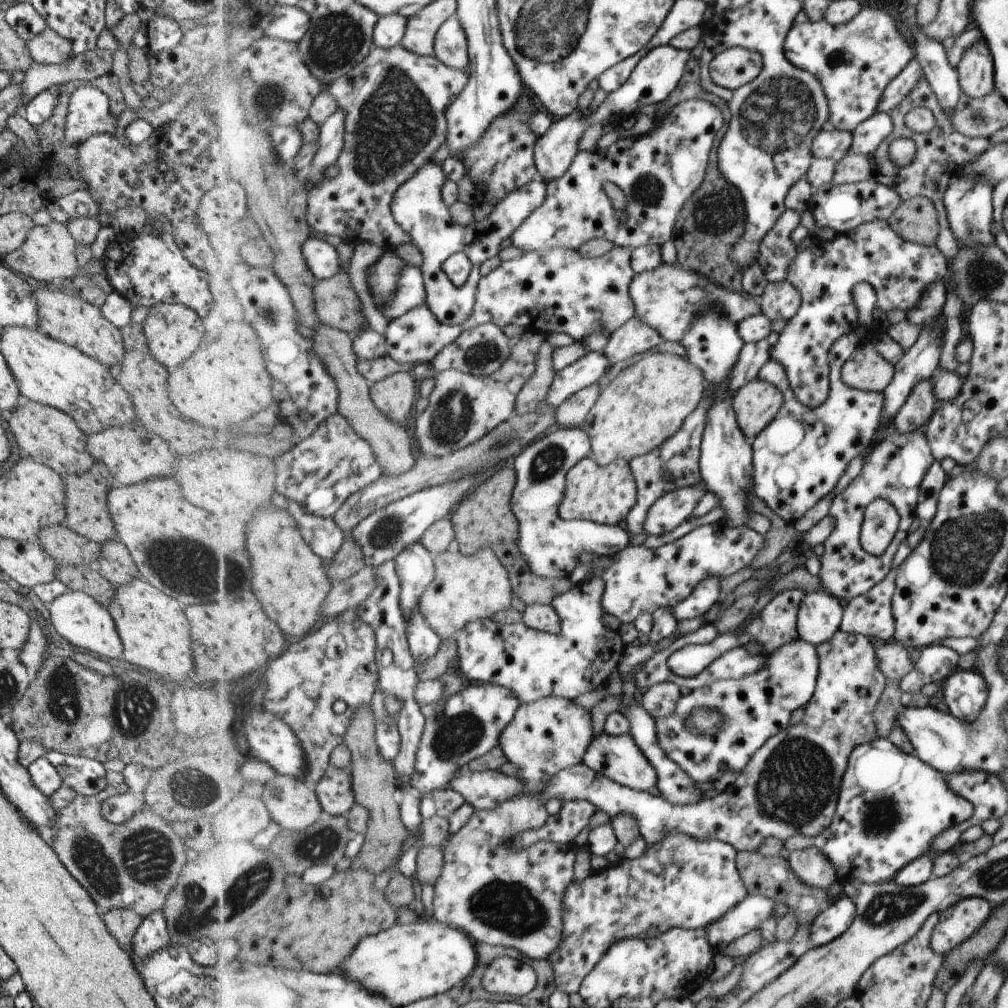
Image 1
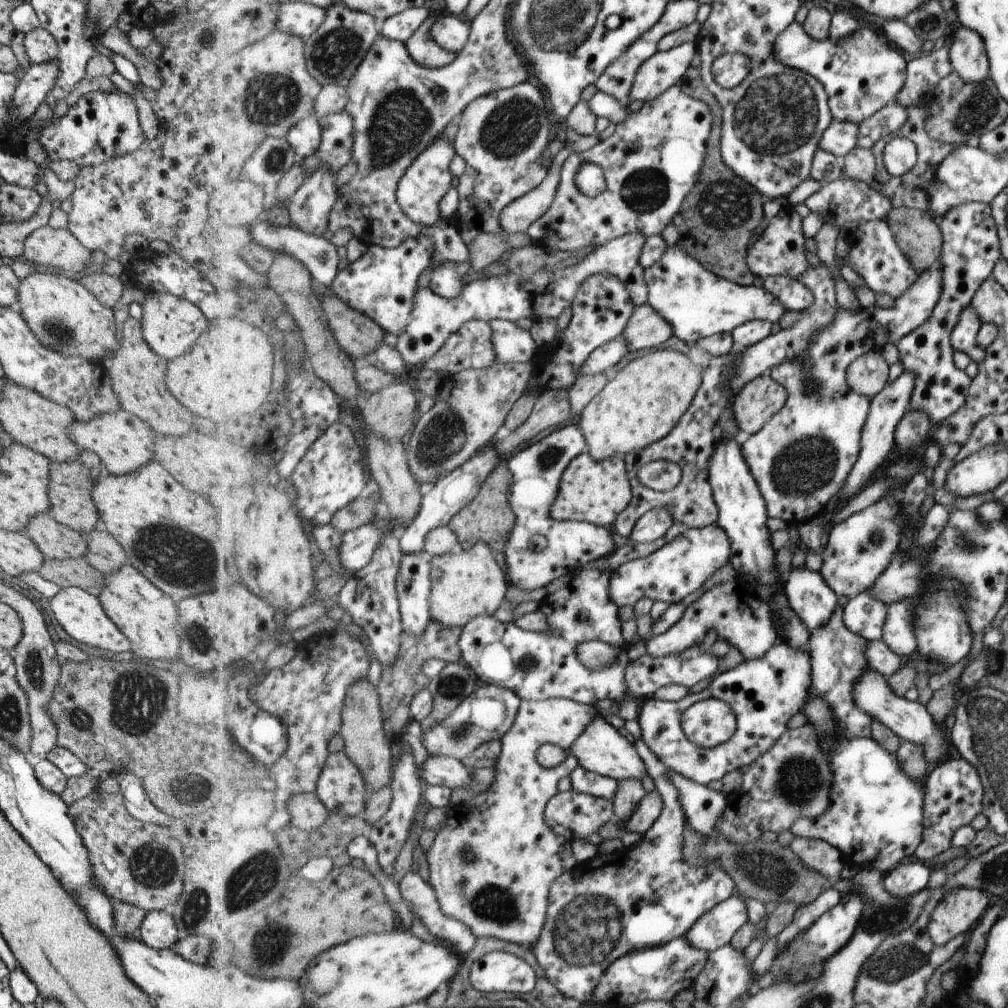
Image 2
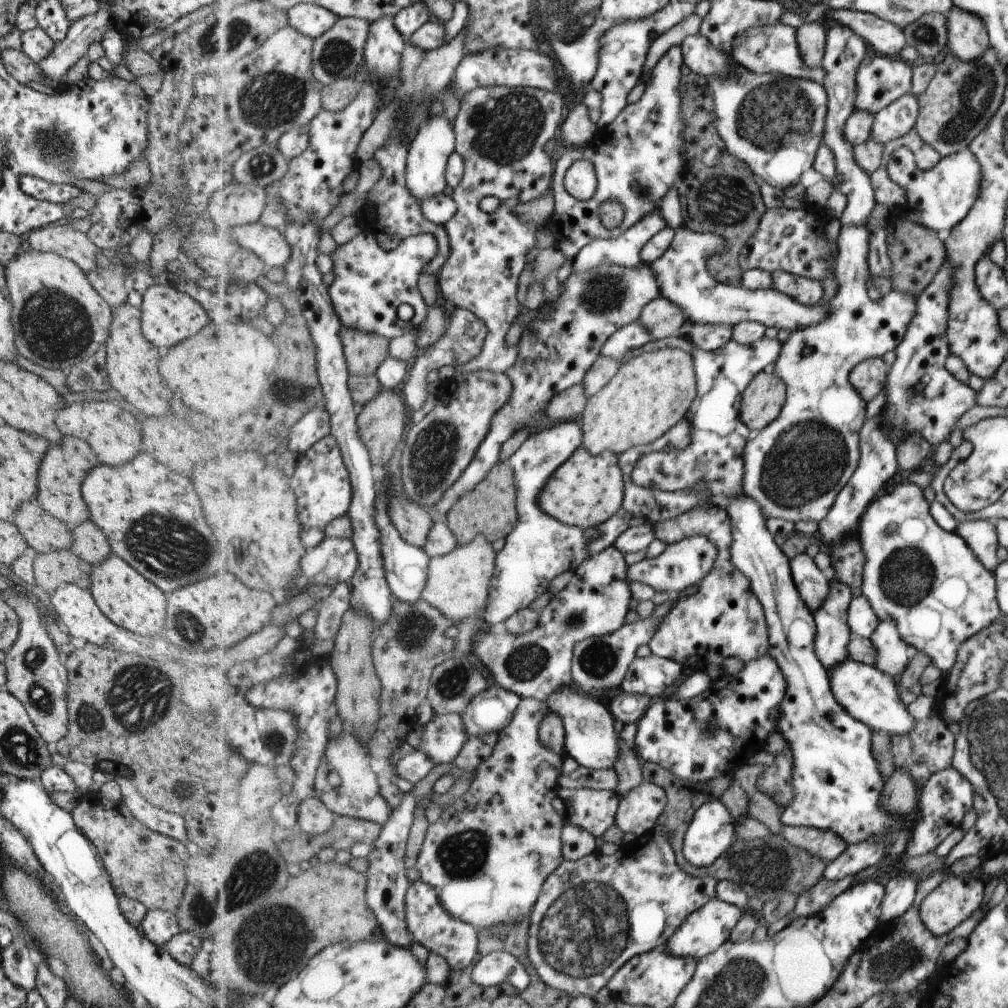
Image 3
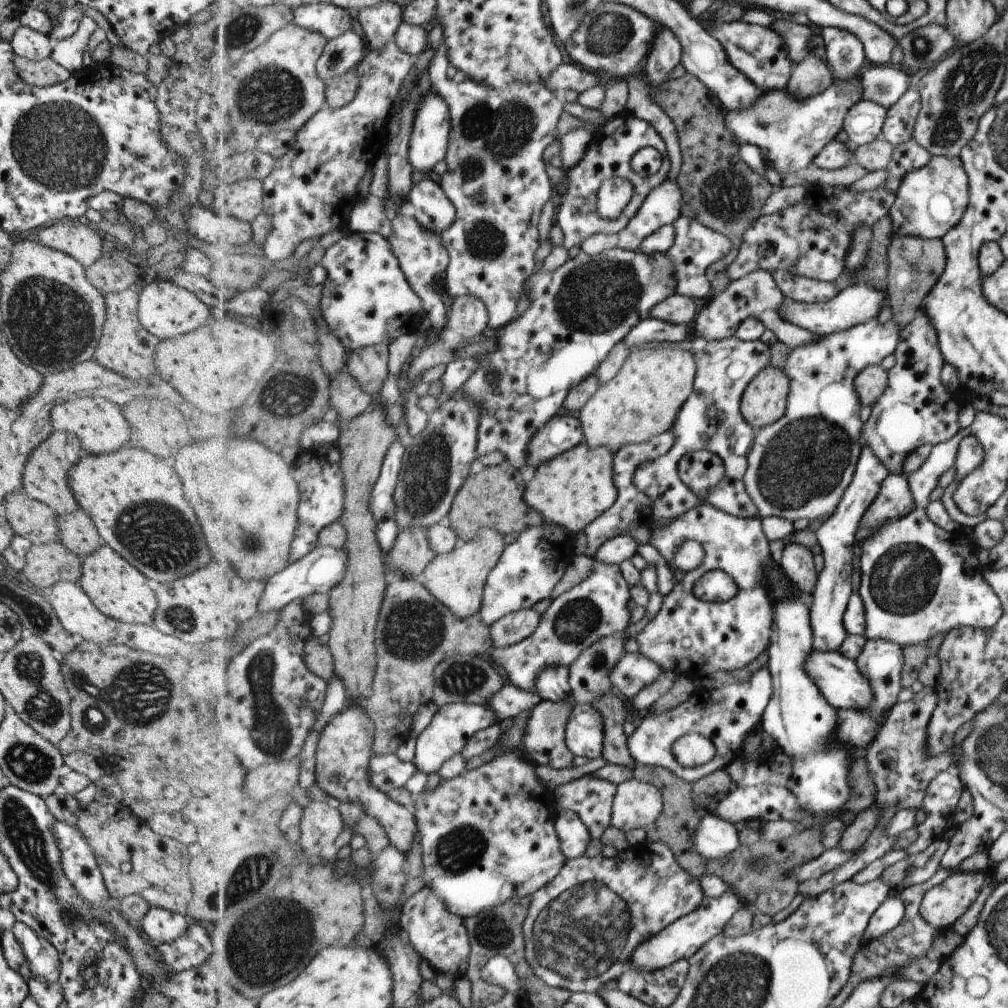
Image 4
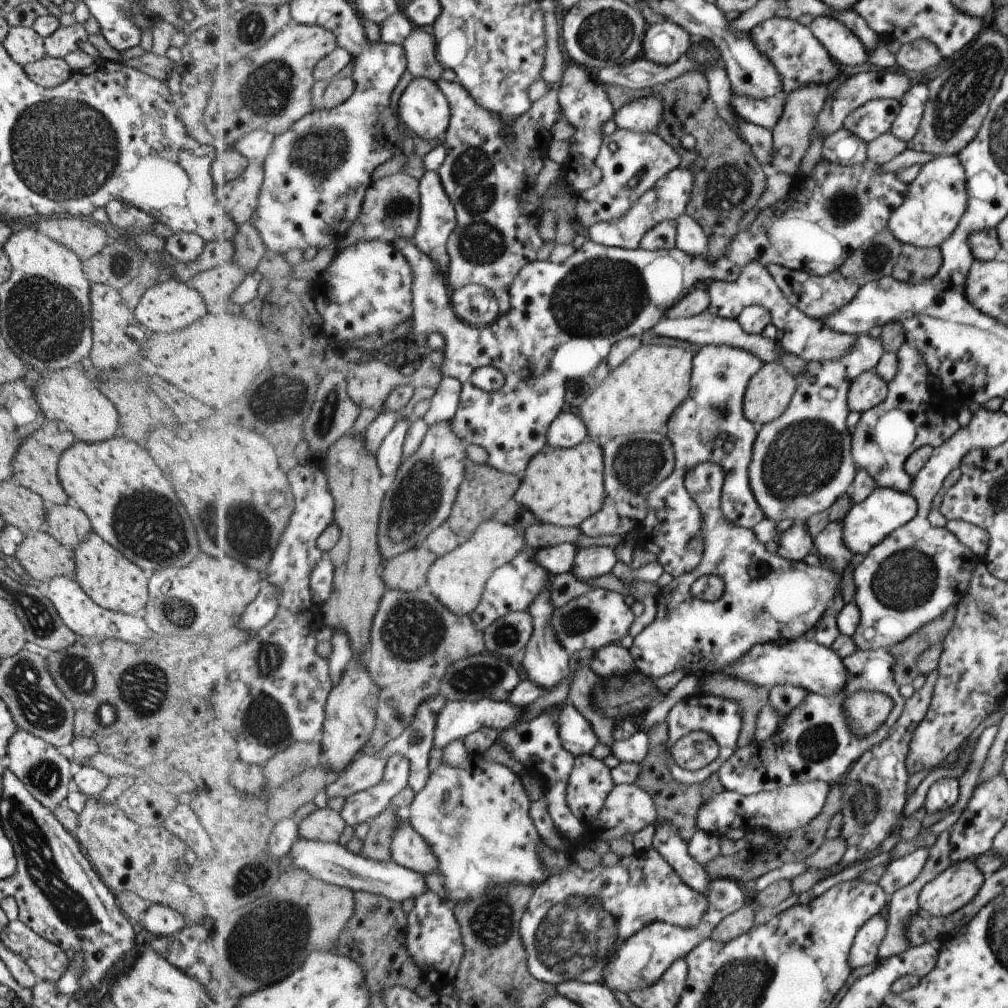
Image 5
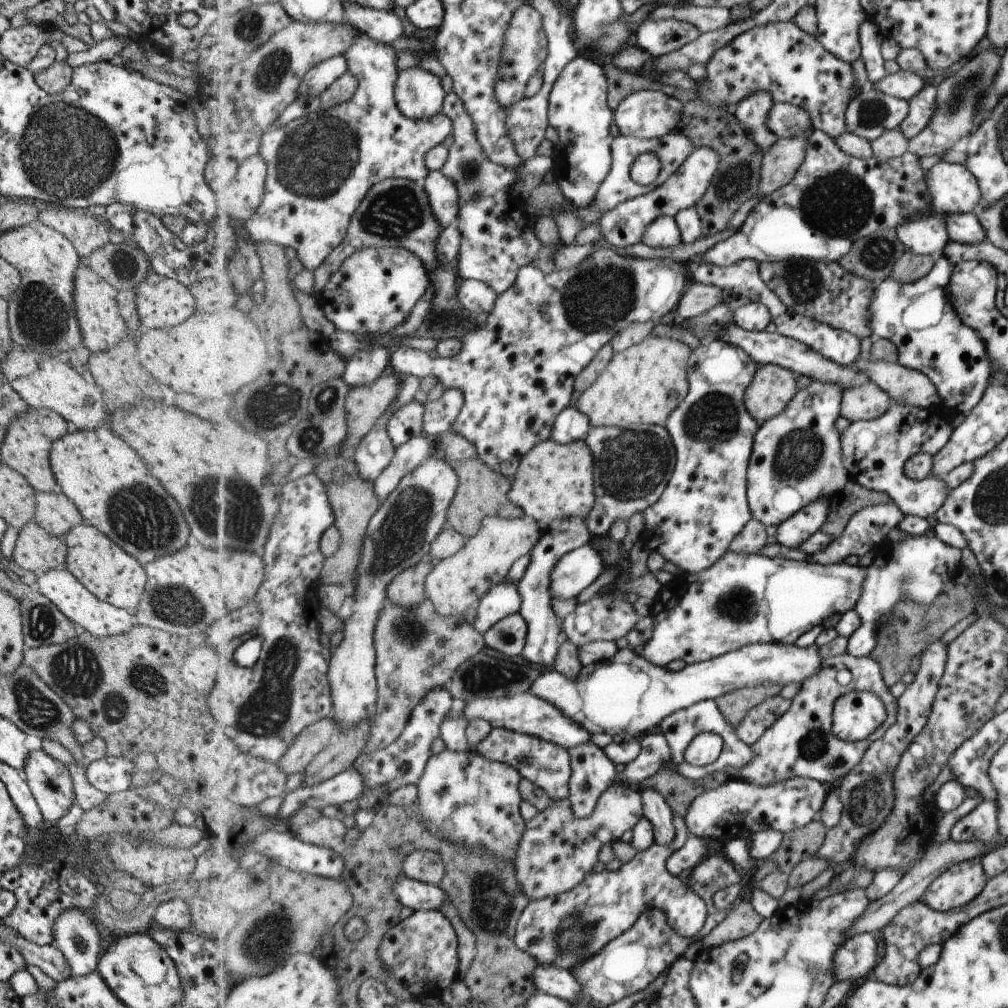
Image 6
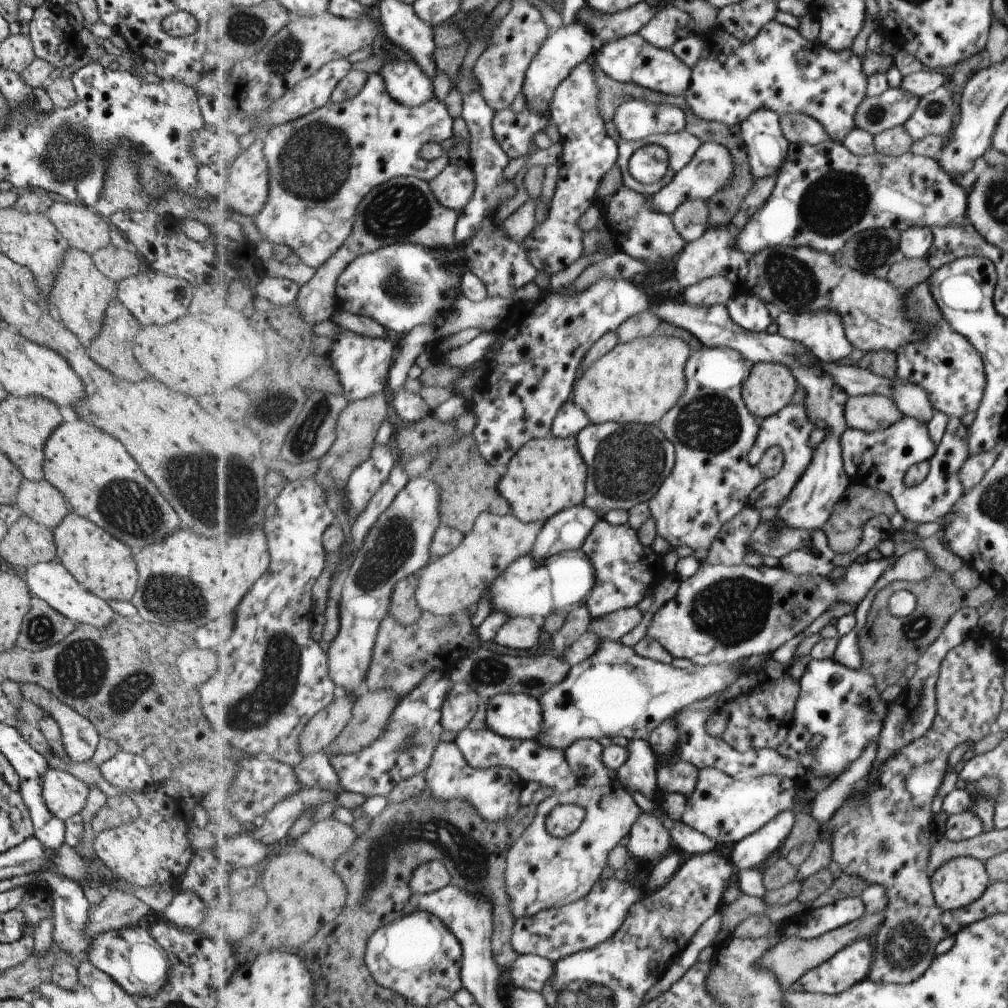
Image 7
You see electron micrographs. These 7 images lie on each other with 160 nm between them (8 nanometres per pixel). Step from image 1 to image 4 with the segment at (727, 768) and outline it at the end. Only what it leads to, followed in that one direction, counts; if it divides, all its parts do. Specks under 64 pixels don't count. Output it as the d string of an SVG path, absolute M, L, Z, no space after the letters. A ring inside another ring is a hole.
M767 665L753 673L751 680L747 682L735 682L721 688L695 688L690 697L673 710L644 718L629 737L629 752L637 763L667 768L682 781L699 783L713 772L725 769L744 756L743 742L757 728L757 724L762 724L773 692L773 676ZM699 733L715 744L717 754L703 766L685 768L673 753L674 744L687 734Z

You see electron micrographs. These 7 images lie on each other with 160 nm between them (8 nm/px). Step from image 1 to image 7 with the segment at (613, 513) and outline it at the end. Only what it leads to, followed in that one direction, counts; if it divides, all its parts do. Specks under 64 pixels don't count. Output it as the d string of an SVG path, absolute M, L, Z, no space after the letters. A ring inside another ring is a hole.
M551 434L530 440L504 468L498 484L500 493L512 505L512 512L526 523L547 522L562 510L584 504L588 485L588 464L578 447L577 437L557 438Z

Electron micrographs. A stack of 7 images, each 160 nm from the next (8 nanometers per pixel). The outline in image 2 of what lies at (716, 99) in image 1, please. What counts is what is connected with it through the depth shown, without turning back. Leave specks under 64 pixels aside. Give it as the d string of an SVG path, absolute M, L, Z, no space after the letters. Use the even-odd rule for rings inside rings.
M690 68L679 85L688 96L705 102L711 108L715 120L713 120L713 130L707 144L705 168L693 192L689 194L680 212L674 218L673 224L675 228L679 228L683 249L691 257L695 257L705 269L742 286L758 285L760 279L749 269L747 257L748 248L754 236L753 232L765 220L766 199L759 194L757 188L753 188L749 182L739 178L725 164L721 154L723 108L707 89L699 68Z

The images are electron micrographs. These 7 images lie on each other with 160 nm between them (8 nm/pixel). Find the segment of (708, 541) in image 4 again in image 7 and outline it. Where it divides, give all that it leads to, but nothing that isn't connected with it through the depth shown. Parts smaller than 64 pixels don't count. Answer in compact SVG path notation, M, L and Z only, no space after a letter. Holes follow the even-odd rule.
M891 557L863 564L852 564L846 568L844 577L831 581L822 576L797 576L783 567L758 567L740 565L699 565L698 571L688 579L681 580L675 597L667 601L652 616L647 634L660 642L677 659L689 659L695 665L707 666L721 663L735 663L754 655L769 657L786 642L795 638L805 628L813 624L835 603L843 601L859 606L868 592L879 582L888 567L893 567Z

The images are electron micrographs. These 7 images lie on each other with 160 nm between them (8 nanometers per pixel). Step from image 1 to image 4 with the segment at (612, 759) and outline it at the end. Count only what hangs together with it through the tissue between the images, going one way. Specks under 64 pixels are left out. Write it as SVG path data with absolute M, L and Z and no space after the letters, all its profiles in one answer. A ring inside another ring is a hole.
M549 666L543 668L537 676L537 693L542 700L549 702L571 702L573 688L571 688L570 670L565 666ZM579 702L566 727L567 747L575 757L604 758L605 720L592 703Z

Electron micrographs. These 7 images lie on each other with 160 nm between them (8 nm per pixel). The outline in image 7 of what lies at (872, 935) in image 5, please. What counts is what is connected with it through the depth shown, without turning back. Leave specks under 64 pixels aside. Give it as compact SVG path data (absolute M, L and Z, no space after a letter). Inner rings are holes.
M856 940L837 954L834 954L827 962L821 963L813 970L806 972L797 982L792 984L792 988L795 991L825 993L828 995L842 993L849 990L853 985L869 978L872 962L874 961L873 956L875 956L875 950L873 950L869 940Z

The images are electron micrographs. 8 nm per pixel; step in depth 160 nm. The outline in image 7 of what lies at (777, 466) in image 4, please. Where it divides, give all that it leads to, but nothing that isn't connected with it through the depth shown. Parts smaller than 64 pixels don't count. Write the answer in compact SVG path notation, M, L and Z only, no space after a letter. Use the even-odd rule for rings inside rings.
M789 404L787 407L780 410L777 414L768 416L760 424L760 431L758 432L756 443L753 445L752 451L749 453L749 462L759 464L759 460L763 458L763 454L771 448L771 446L779 446L784 455L783 466L779 472L768 479L765 479L756 491L751 496L751 506L759 510L768 506L774 506L778 510L784 503L785 499L792 494L793 488L800 482L801 477L808 470L809 464L812 463L815 446L810 444L810 436L816 426L810 421L805 404L795 406Z

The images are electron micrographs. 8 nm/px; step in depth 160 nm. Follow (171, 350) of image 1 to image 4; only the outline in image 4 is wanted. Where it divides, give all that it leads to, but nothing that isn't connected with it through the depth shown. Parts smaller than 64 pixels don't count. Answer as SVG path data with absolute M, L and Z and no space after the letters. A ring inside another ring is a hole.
M164 279L154 280L138 291L137 317L143 330L154 338L175 338L197 330L209 318L208 296L201 289L180 287Z

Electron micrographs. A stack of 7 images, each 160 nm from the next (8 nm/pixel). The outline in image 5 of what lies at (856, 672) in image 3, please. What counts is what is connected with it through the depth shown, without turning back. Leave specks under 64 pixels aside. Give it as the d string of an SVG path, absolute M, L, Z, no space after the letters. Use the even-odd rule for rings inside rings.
M805 638L787 644L757 644L747 656L737 660L737 664L729 666L727 672L733 678L753 682L770 690L777 687L777 684L793 684L821 696L839 695L852 678L849 668L845 666L845 659L832 647L818 644L814 639L809 642Z

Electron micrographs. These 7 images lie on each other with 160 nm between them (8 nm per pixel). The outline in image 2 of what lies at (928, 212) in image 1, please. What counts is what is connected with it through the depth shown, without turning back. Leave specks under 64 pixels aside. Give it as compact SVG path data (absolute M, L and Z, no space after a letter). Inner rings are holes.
M891 208L883 219L891 227L900 252L911 261L912 270L921 274L937 260L942 234L929 214L917 208Z

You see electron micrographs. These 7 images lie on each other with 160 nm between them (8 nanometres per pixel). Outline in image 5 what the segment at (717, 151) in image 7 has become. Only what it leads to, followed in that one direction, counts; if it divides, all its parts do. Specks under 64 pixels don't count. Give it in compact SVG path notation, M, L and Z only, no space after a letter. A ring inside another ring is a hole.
M675 168L669 175L660 181L654 188L651 188L641 199L629 210L629 214L621 216L619 220L613 222L601 222L595 224L588 230L589 240L595 244L607 247L620 247L625 249L637 249L641 247L641 242L645 234L665 222L665 220L677 220L687 211L687 206L691 201L691 194L695 187L695 174L689 168Z

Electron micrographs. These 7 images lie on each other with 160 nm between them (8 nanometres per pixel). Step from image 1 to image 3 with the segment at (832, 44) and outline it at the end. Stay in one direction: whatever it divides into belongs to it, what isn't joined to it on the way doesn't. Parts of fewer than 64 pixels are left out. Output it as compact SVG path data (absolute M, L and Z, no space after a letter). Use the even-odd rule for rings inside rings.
M780 23L775 26L749 28L747 32L740 34L734 44L733 59L756 74L774 73L775 75L791 76L795 79L811 79L819 83L825 82L825 78L827 78L827 70L823 66L809 68L805 64L798 40L798 28ZM869 50L857 70L855 110L877 115L896 99L909 93L909 80L909 66Z

